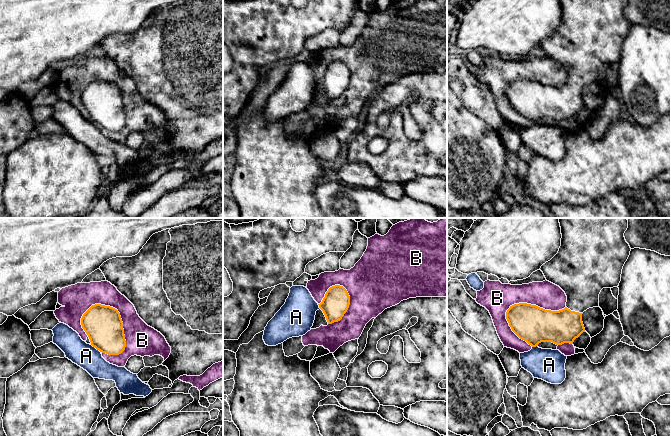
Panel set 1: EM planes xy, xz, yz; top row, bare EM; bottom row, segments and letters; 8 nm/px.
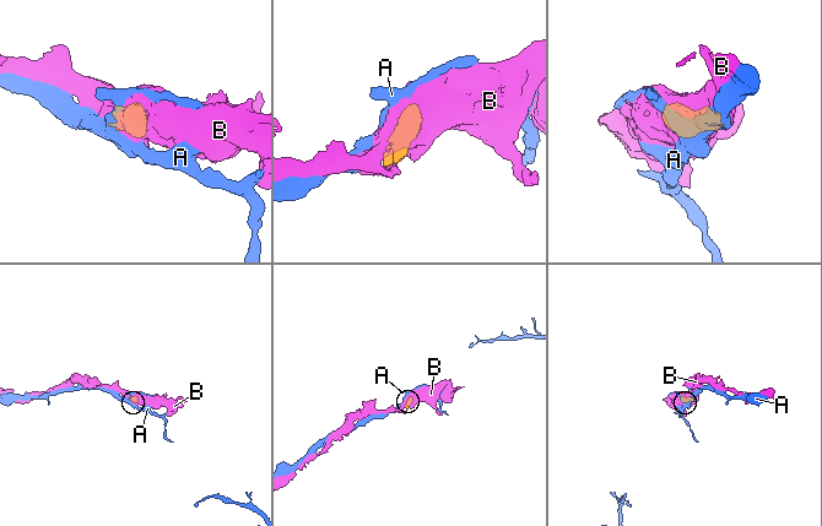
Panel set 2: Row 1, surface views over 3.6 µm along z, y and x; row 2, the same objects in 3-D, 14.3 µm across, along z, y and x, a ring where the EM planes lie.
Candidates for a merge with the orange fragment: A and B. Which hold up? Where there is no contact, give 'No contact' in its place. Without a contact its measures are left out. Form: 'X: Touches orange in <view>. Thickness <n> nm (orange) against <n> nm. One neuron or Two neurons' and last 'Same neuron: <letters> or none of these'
A: Touches orange in xy. Thickness 300 nm (orange) against 200 nm. Two neurons
B: Touches orange in xy. Thickness 300 nm (orange) against 260 nm. Two neurons
Same neuron: none of these

